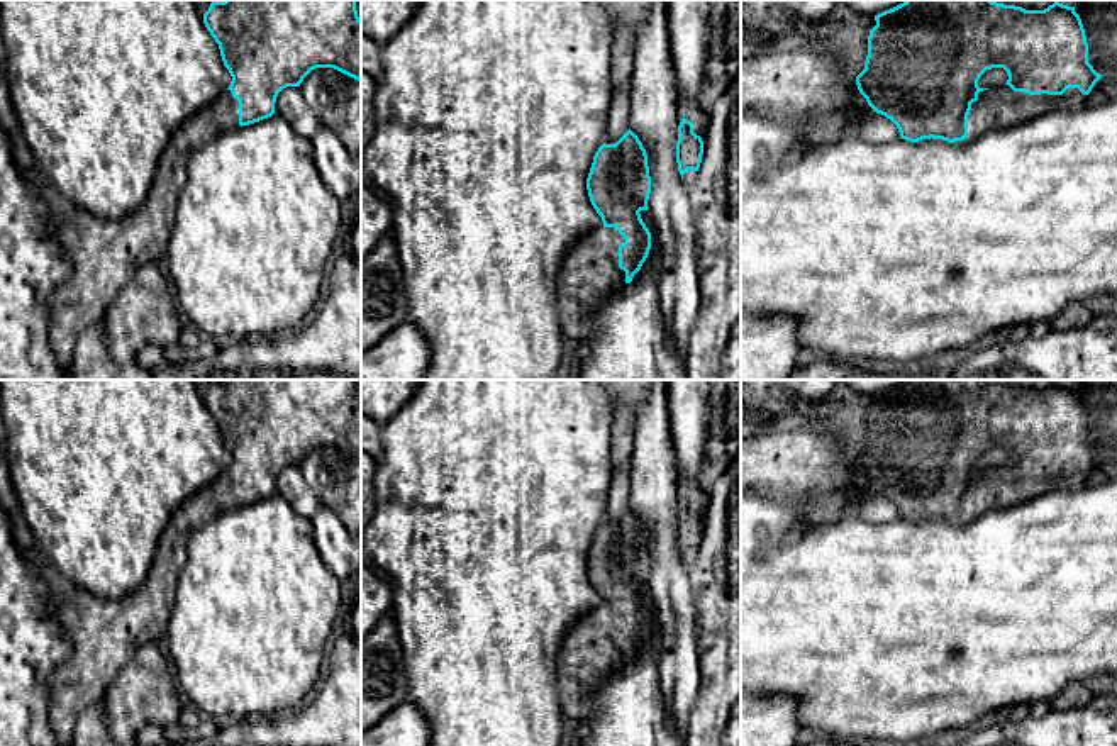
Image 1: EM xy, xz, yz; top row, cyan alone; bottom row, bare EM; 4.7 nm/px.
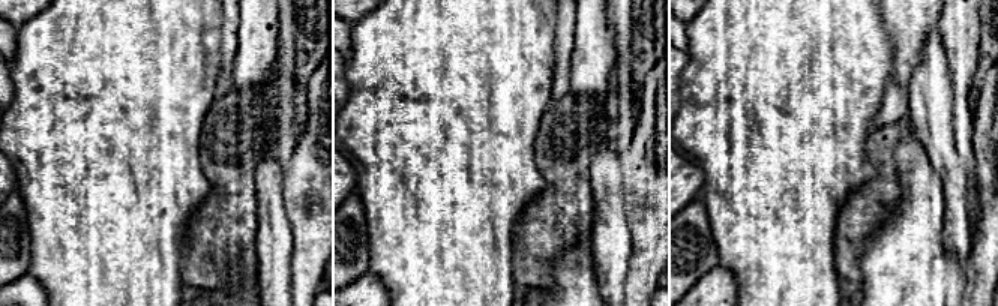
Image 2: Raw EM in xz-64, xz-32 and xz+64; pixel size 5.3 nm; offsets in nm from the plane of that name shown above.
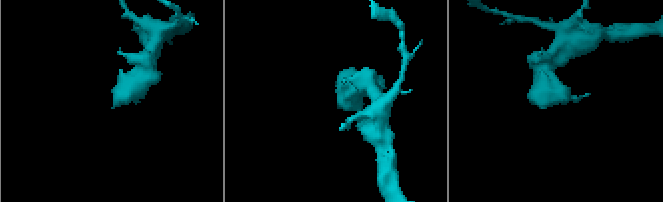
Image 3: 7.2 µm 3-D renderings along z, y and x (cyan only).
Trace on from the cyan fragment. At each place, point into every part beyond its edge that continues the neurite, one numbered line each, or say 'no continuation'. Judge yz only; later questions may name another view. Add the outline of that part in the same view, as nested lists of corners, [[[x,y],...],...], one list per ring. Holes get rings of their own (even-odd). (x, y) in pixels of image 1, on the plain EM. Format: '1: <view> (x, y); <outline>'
1: yz (999, 487); [[[1009,465],[993,466],[978,473],[968,493],[968,519],[976,519],[995,509],[1007,509],[1029,502],[1053,490],[1085,487],[1086,475],[1068,468],[1063,475],[1029,475],[1014,471]]]

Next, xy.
1: xy (105, 634); [[[225,470],[173,512],[141,587],[117,600],[100,598],[76,587],[69,600],[54,605],[54,617],[73,648],[69,660],[56,666],[47,680],[49,726],[58,746],[71,744],[76,717],[103,697],[142,644],[166,641],[190,536],[220,514],[239,507],[239,482]]]

